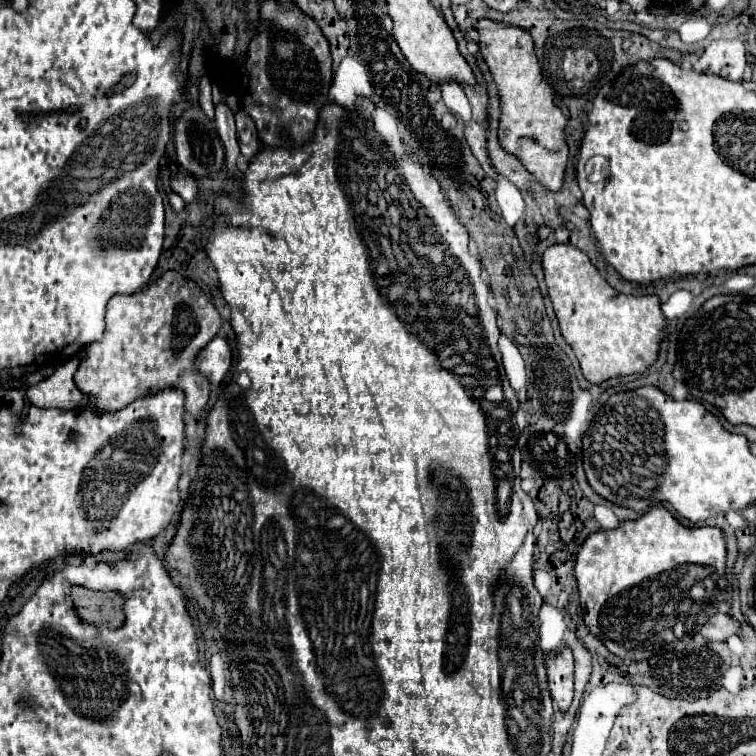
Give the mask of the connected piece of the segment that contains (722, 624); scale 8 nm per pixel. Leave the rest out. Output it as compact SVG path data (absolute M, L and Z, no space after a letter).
M715 614L701 630L701 634L707 640L717 640L717 642L725 642L729 636L737 634L741 630L741 624L737 620L733 620L729 614Z

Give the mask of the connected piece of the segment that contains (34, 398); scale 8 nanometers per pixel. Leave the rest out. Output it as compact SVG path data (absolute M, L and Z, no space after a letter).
M71 358L61 364L55 374L33 384L27 390L27 398L31 404L39 408L63 408L63 410L79 410L87 406L87 394L77 390L73 382L73 374L79 366L79 358Z

